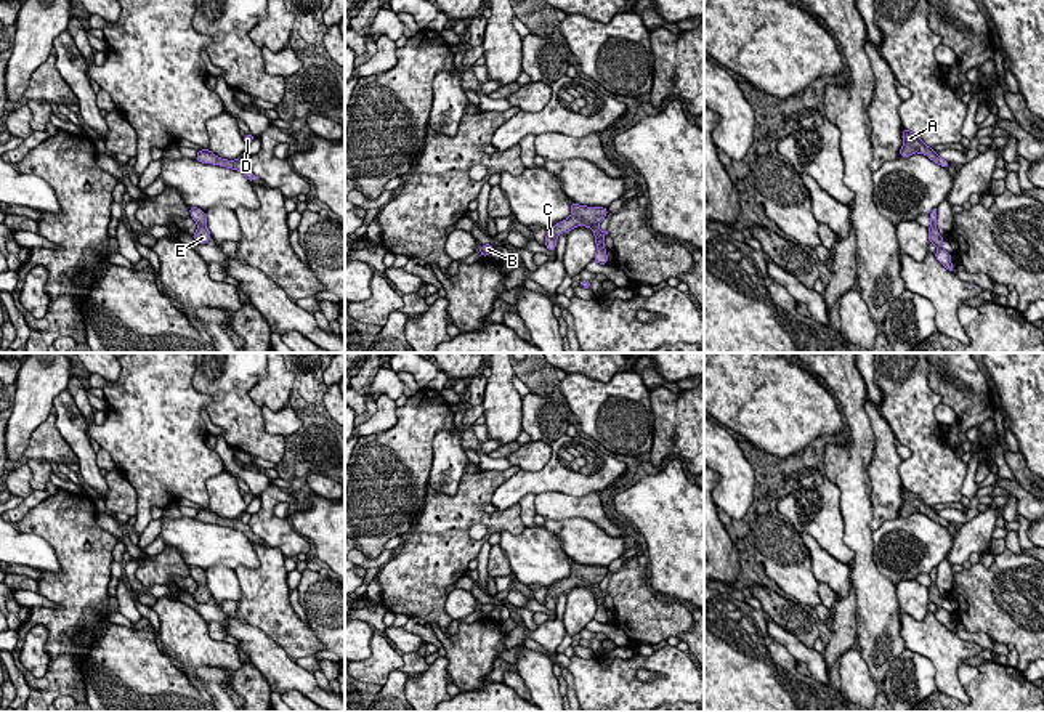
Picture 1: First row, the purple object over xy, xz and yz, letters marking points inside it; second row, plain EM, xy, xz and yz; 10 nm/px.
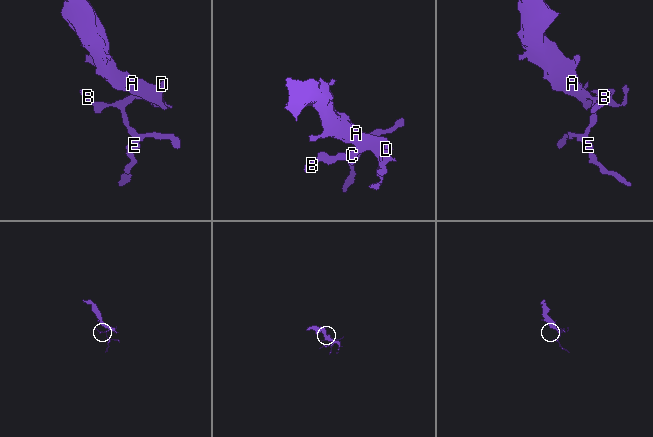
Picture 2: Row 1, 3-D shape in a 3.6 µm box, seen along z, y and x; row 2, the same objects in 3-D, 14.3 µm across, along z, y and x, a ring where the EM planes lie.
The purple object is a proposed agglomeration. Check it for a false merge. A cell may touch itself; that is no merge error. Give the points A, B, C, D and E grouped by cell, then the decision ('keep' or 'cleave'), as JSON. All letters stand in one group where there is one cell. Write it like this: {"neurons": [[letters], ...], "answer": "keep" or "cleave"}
{"neurons": [["A", "B", "C", "D", "E"]], "answer": "keep"}

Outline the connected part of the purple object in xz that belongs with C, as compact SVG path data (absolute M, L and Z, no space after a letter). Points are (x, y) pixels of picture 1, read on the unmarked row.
M576 561L571 563L571 576L566 579L561 579L555 585L547 589L545 595L545 606L548 609L556 608L556 597L563 592L568 592L577 585L585 585L593 589L597 611L593 619L600 624L608 624L608 614L605 608L605 595L608 590L600 590L598 584L605 579L608 574L608 568L603 566L587 566L587 564L577 564Z

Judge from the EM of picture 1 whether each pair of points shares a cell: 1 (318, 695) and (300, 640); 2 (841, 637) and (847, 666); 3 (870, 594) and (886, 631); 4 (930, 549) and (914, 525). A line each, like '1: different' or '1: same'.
1: different
2: different
3: same
4: same

